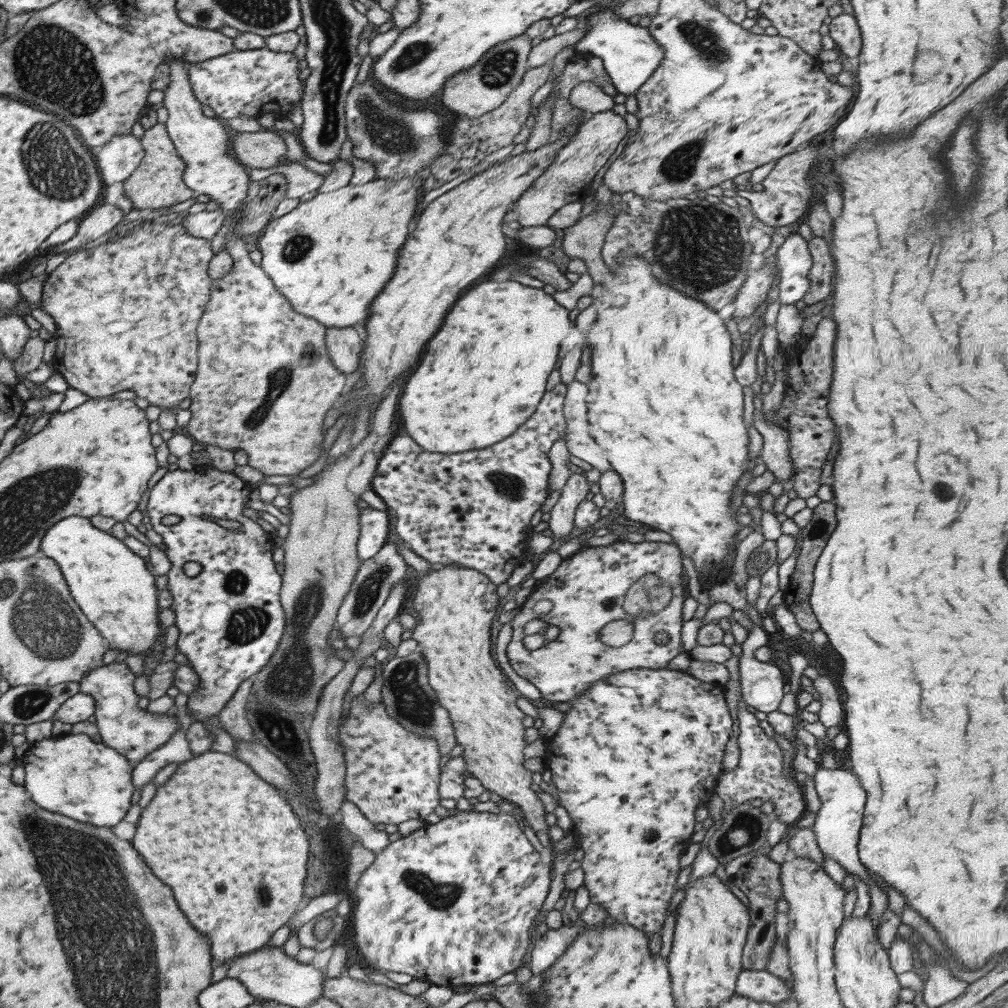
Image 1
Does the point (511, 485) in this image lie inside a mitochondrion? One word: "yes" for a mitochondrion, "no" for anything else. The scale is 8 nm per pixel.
yes

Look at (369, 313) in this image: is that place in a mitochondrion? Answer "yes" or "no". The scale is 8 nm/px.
no

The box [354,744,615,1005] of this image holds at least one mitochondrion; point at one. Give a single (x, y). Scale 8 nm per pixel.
(440, 896)

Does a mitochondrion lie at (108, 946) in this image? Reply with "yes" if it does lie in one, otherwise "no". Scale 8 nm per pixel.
yes

